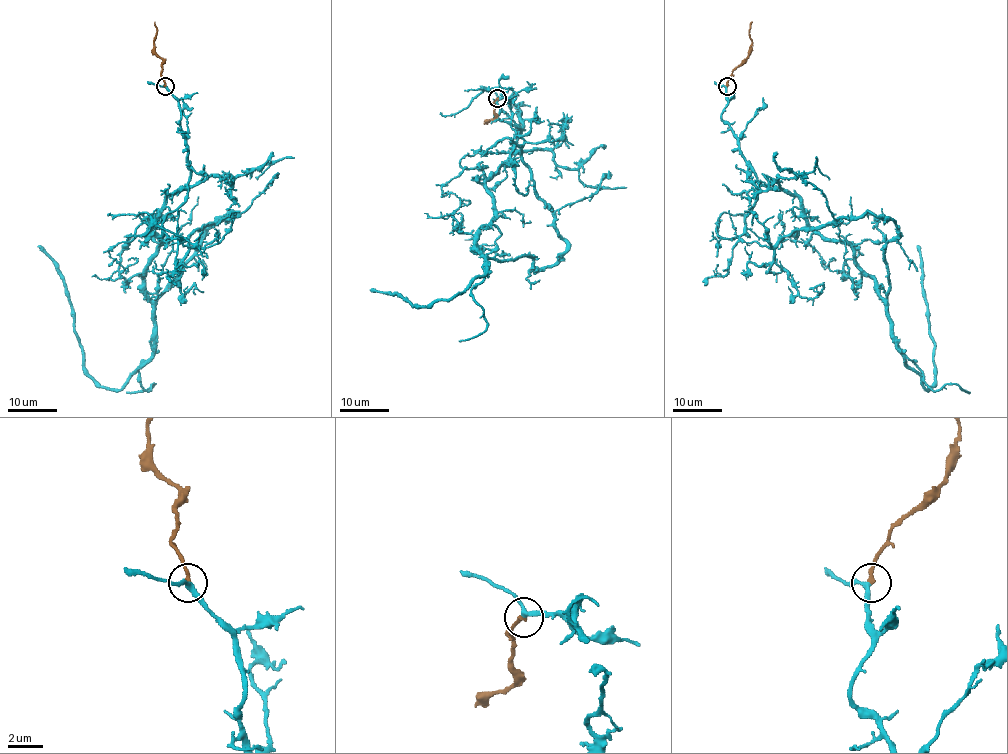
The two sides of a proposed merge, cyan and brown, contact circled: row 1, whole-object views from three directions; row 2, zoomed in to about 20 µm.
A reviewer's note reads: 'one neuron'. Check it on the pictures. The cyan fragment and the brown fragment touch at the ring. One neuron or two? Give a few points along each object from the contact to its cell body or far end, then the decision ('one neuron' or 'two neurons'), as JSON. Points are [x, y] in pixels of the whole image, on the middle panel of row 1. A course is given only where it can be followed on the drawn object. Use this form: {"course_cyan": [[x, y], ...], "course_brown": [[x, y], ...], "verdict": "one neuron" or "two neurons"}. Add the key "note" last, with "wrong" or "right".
{"course_cyan": [[497, 98], [522, 127], [484, 184], [485, 255], [535, 269], [565, 250], [516, 146], [514, 186], [535, 191]], "course_brown": [[497, 99], [493, 102], [495, 117], [487, 123]], "verdict": "one neuron", "note": "right"}

